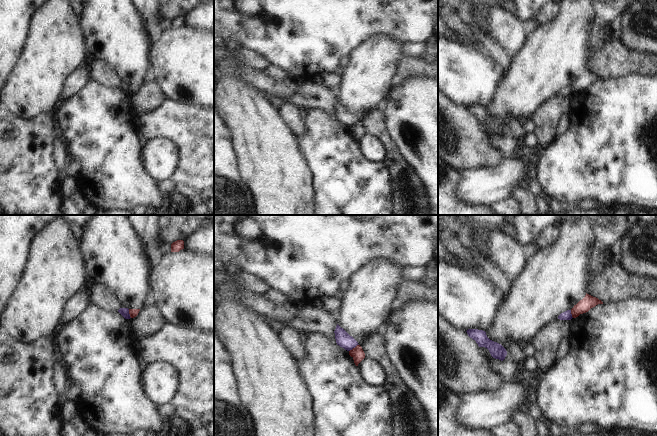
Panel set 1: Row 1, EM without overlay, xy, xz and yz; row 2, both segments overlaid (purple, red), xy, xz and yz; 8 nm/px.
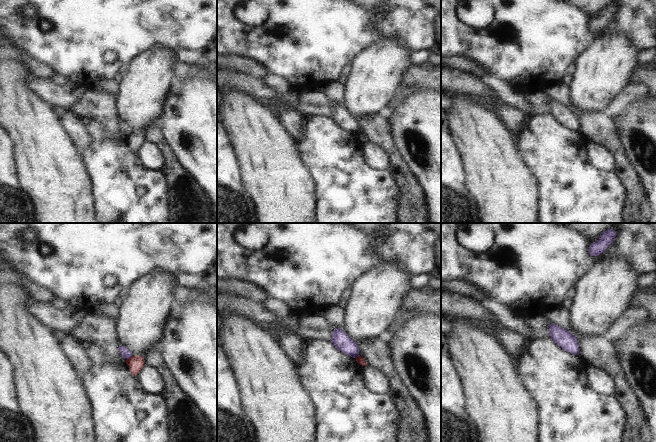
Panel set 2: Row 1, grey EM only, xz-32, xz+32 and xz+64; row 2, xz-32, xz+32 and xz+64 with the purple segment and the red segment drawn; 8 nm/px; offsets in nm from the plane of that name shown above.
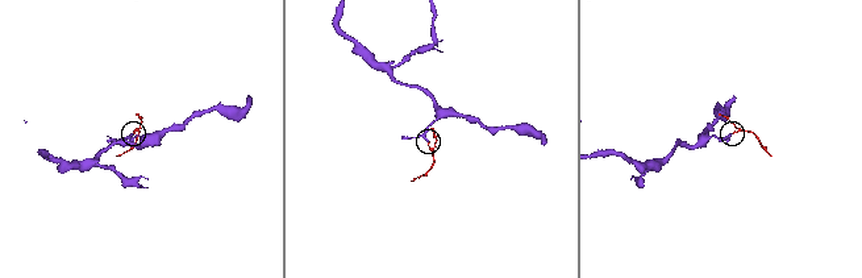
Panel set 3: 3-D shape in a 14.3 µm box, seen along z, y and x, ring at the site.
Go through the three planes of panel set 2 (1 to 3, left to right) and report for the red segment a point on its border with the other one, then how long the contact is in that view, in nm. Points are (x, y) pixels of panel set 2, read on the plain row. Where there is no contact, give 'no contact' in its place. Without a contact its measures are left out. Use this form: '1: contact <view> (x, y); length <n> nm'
1: contact xz-32 (129, 133); length 70 nm
2: contact xz+32 (357, 132); length 40 nm
3: no contact

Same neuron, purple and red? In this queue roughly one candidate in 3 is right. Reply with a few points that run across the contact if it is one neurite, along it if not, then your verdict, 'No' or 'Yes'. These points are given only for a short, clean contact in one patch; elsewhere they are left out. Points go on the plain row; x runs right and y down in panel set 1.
Line: xz (358, 120), (349, 127). No.

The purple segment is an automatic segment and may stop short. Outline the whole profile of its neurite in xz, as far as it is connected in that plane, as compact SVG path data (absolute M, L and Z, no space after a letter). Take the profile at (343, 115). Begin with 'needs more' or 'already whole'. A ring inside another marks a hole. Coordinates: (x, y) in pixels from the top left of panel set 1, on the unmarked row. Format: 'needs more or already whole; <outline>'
already whole; M338 100L336 102L334 109L337 121L339 121L347 127L350 127L357 121L359 121L358 118Z

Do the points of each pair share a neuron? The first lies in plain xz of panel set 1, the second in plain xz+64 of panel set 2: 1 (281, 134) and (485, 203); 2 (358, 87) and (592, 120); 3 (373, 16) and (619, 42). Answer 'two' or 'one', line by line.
1: one
2: two
3: two

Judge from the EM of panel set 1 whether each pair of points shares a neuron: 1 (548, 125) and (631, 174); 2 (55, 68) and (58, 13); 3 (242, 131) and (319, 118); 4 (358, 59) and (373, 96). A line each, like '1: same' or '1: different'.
1: different
2: same
3: different
4: same

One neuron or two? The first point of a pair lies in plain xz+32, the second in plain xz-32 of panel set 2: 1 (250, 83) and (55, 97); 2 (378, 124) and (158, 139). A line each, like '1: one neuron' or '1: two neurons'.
1: one neuron
2: one neuron

